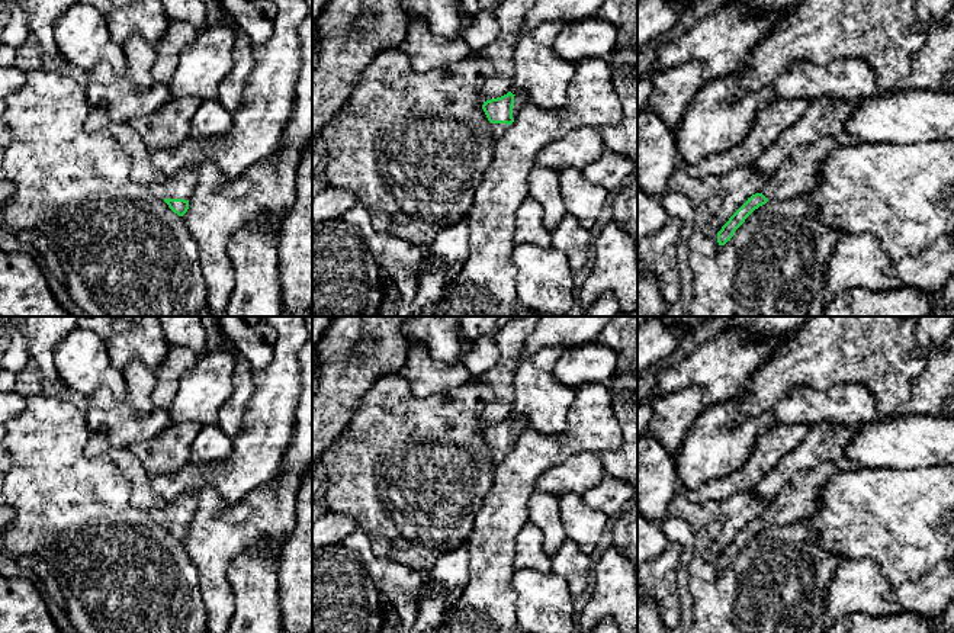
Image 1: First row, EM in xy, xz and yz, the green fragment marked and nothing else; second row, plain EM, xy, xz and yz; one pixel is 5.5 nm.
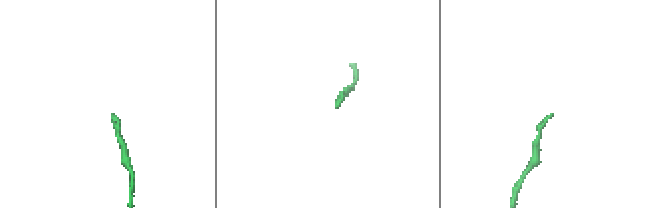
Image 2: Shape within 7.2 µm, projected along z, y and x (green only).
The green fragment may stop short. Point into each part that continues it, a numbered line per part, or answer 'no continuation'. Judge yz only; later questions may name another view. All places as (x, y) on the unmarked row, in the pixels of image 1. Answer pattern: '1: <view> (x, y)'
1: yz (799, 498)

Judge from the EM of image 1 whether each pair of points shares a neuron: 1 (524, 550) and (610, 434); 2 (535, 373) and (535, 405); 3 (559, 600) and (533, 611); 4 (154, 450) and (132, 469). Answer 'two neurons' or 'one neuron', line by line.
1: two neurons
2: one neuron
3: one neuron
4: two neurons

